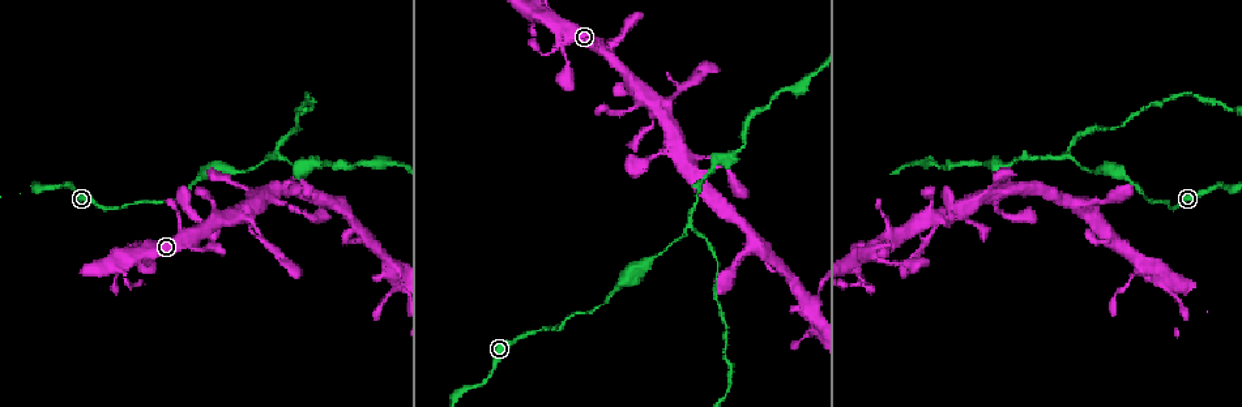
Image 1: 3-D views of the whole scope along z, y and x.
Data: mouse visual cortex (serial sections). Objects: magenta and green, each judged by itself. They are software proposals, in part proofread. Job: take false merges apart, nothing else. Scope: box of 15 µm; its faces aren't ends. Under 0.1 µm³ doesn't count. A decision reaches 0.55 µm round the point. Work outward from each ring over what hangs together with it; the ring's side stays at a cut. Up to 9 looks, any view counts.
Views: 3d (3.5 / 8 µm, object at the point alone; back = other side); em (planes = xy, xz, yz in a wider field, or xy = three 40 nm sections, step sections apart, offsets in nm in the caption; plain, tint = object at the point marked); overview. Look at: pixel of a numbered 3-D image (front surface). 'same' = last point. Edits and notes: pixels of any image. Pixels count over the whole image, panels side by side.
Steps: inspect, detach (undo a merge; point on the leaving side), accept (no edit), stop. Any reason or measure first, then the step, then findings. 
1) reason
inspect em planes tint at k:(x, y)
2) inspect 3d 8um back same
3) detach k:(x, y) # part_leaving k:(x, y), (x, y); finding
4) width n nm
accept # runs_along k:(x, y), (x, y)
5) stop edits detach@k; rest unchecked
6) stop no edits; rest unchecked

abrupt turn
inspect 3d 3.5um at 1:(614, 47)

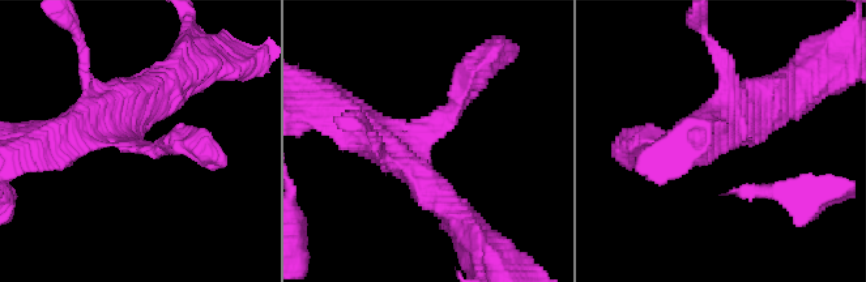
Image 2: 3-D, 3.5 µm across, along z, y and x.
now the EM
inspect em xy step 1 tint at 2:(416, 144)

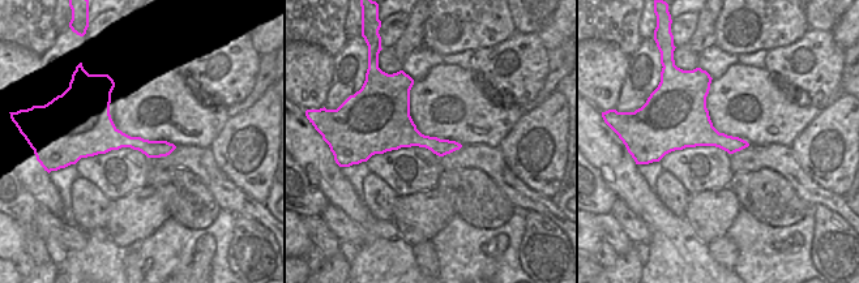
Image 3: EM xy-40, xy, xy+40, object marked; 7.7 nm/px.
width 240 nm
accept # runs_along 2:(350, 124), (410, 150), (470, 81); continuous, no second cell

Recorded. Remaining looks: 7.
small branch off a trunk
inspect 3d 3.5um at 1:(239, 215)

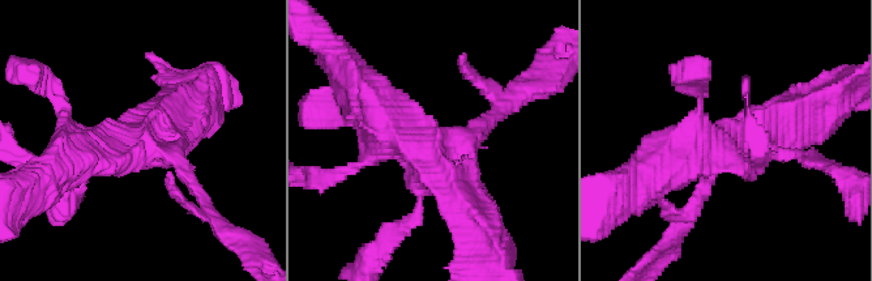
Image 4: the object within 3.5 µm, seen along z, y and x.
need the tissue
inspect em planes tint at 4:(424, 152)

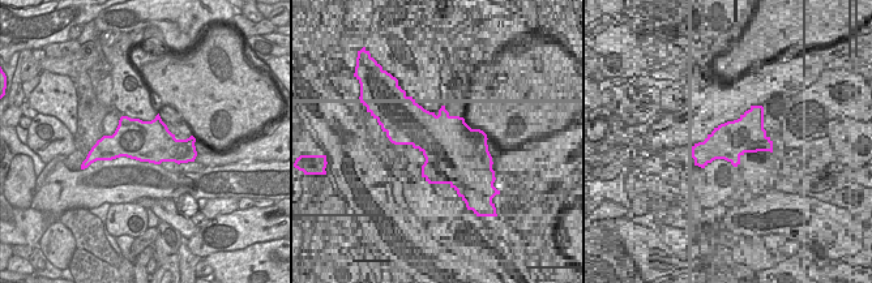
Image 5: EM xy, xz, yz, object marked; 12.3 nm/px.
accept # all the same cell

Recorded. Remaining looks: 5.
three arms meet
inspect 3d 3.5um at 1:(690, 223)

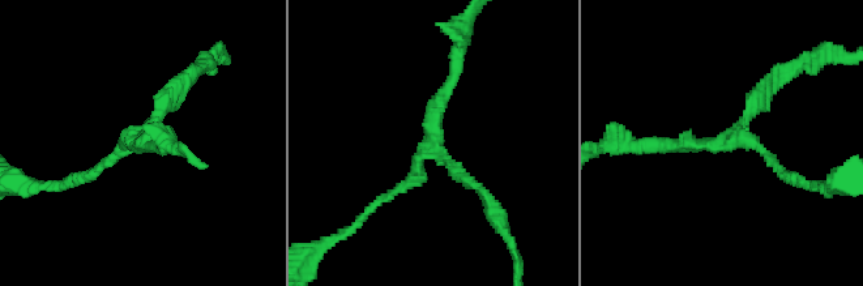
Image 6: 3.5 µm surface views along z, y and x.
arms 3; arm_widths 150, 200, 200 nm
inspect em planes plain at 6:(430, 149)

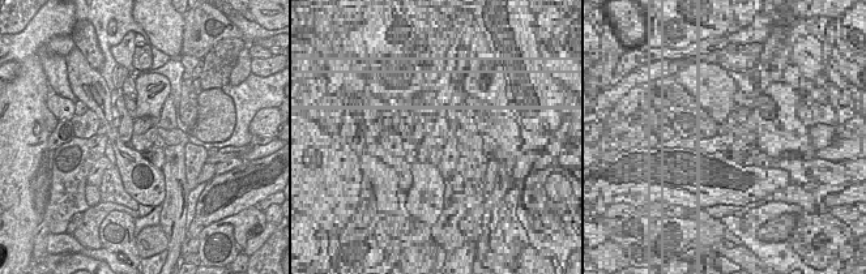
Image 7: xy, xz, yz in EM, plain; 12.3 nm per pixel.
inspect em planes tint same

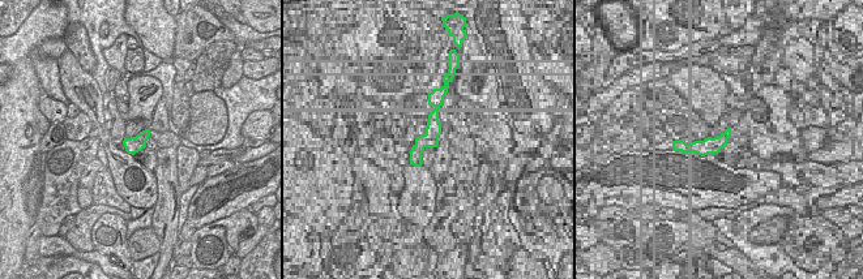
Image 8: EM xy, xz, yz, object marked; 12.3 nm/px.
width 200 nm
accept # runs_along 6:(380, 201), (432, 144), (453, 67); all the same cell

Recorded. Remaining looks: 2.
small branch off a trunk
inspect 3d 3.5um at 1:(811, 303)

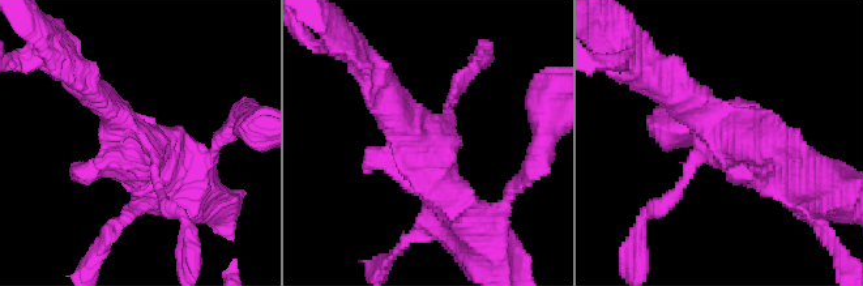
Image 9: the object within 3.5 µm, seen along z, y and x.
inspect em xy step 2 tint at 9:(435, 146)

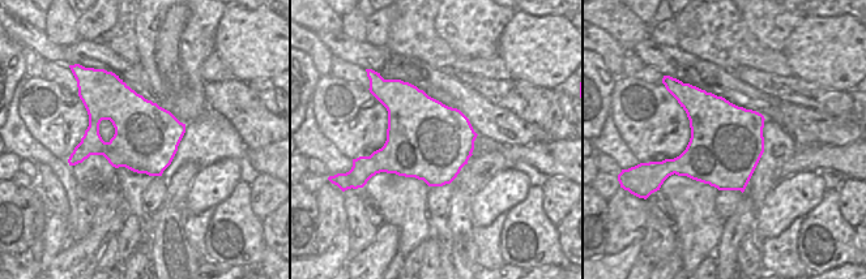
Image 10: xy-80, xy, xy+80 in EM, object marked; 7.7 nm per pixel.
accept # runs_along 9:(384, 94), (460, 212); continuous, no second cell

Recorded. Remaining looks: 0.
stop no edits; rest unchecked

